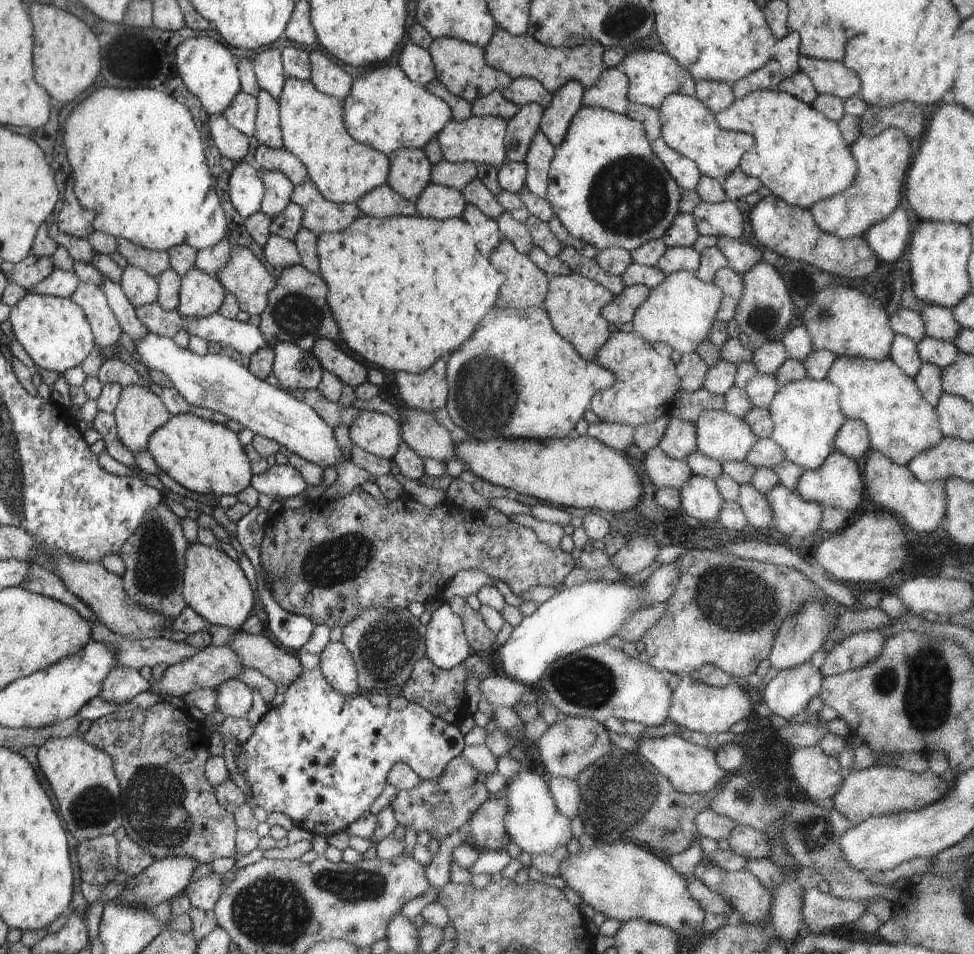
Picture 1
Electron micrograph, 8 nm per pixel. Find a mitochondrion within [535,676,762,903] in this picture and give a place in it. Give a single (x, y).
(623, 792)

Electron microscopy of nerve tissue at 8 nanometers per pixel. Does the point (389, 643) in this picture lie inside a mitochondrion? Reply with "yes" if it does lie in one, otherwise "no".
yes

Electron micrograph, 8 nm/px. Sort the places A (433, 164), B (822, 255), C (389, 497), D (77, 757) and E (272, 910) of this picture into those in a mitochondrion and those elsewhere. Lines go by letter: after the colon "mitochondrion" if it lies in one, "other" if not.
A: other
B: other
C: other
D: other
E: mitochondrion

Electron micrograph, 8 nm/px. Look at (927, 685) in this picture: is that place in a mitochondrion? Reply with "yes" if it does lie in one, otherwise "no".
yes

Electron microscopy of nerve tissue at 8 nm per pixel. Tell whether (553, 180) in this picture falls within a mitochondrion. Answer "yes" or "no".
no

